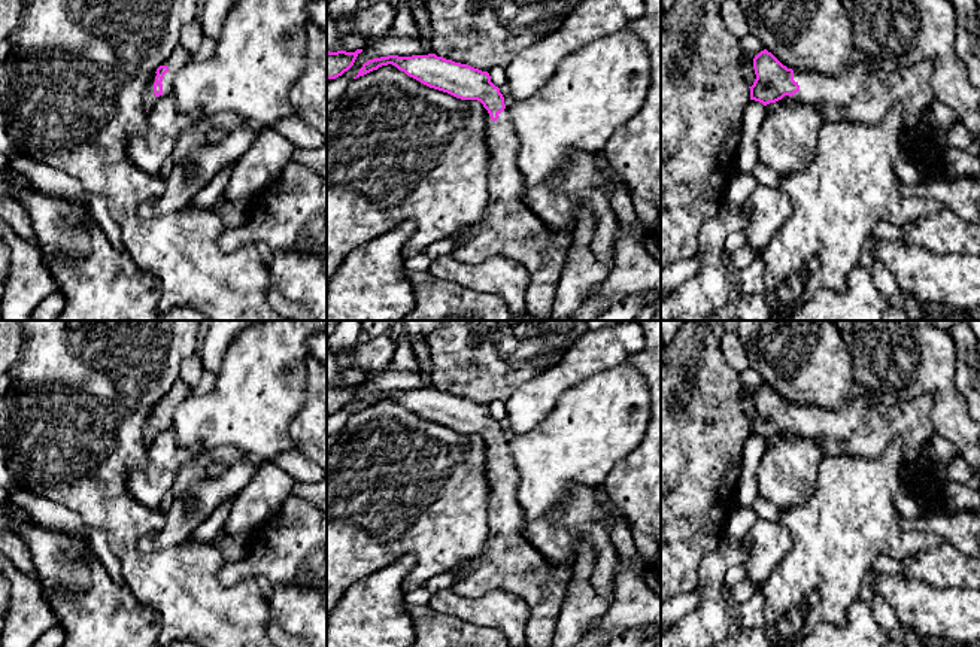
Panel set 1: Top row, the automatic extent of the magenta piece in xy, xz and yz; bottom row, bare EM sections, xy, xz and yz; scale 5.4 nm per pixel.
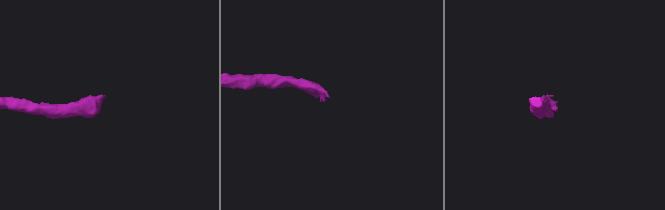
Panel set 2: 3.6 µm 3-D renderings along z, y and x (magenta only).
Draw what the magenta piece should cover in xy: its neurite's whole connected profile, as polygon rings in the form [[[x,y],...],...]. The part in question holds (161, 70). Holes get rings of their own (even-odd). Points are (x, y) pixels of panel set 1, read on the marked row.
[[[180,45],[175,48],[172,55],[151,76],[145,92],[143,107],[151,110],[154,104],[164,95],[173,94],[173,81],[179,70],[191,61],[191,54]]]

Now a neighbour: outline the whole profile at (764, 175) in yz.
[[[758,161],[752,168],[752,173],[759,185],[768,185],[771,188],[777,188],[783,180],[785,174],[768,167],[767,164]]]

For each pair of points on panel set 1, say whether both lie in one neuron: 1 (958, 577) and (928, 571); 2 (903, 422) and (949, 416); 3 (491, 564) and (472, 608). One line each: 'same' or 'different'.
1: same
2: different
3: different

